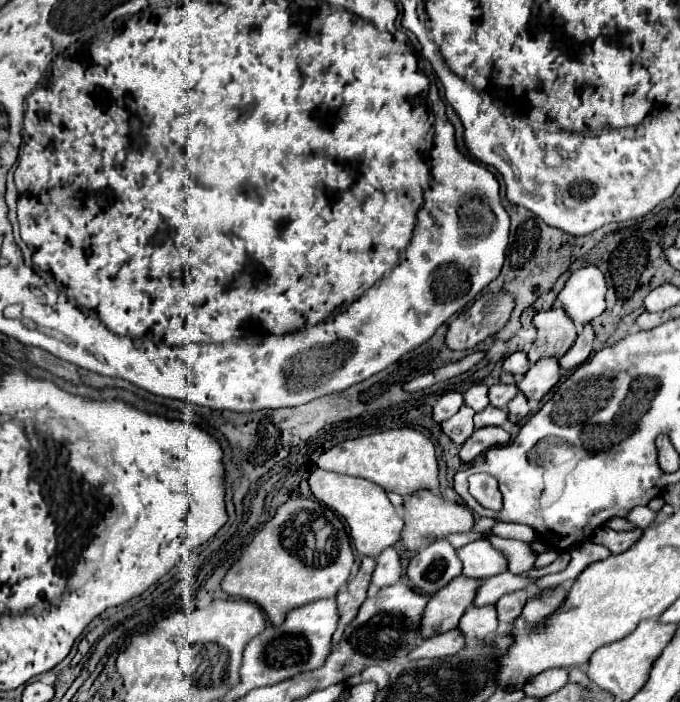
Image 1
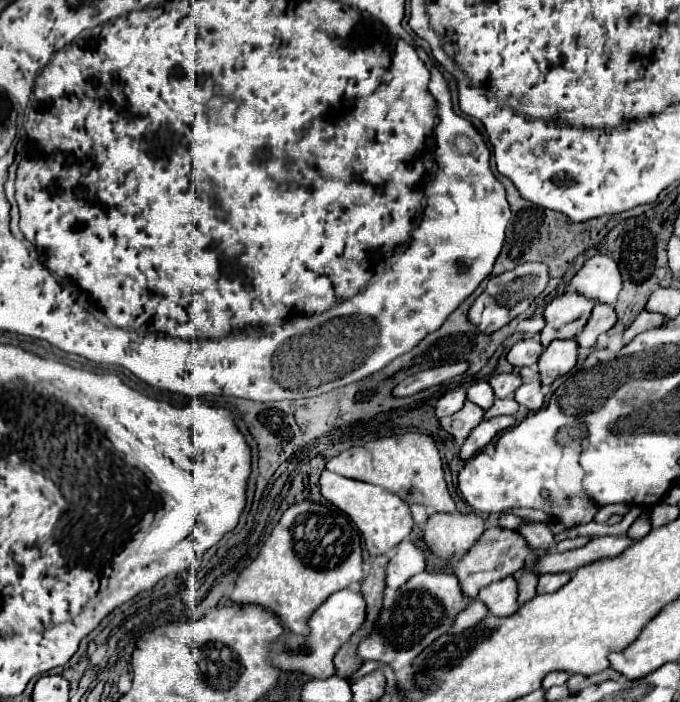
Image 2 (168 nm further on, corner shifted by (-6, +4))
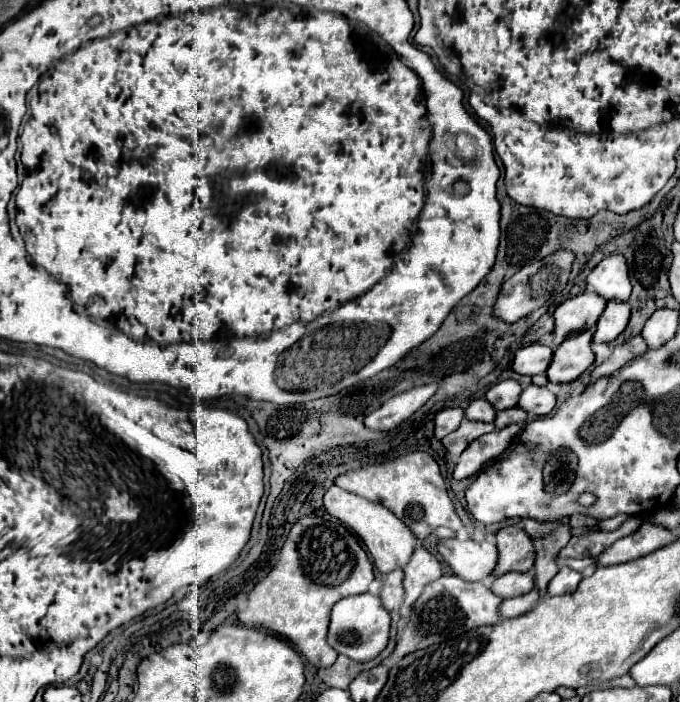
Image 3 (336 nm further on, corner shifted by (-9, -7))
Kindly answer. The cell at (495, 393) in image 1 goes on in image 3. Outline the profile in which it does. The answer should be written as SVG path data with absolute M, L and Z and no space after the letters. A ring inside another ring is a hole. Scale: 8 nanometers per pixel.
M505 379L497 385L493 385L489 391L487 391L487 401L497 409L497 411L503 411L503 409L511 409L513 405L517 405L519 401L519 395L521 395L521 385L515 381L515 379Z

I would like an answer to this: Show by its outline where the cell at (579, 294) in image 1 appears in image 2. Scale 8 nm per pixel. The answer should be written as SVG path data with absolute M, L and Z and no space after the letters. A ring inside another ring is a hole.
M596 254L586 260L580 272L572 278L570 286L574 286L576 292L594 298L596 302L614 306L622 290L622 274L618 264L608 254Z

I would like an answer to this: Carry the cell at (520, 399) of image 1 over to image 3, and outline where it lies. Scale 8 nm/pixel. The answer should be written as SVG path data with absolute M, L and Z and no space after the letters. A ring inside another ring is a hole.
M529 385L521 393L519 407L523 411L527 411L529 415L549 415L553 411L553 407L555 407L555 395L545 387Z

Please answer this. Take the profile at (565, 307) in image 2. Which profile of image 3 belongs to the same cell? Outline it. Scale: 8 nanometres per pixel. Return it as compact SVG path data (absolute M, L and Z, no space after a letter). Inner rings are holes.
M581 293L577 297L563 301L555 309L555 331L553 331L555 339L553 339L553 345L557 347L567 337L591 329L597 323L599 315L603 313L605 305L607 305L607 301L601 299L595 293Z

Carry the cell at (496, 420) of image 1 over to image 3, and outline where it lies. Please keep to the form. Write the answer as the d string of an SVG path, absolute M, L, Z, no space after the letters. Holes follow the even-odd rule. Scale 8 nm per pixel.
M513 407L513 409L505 409L505 411L497 411L497 417L495 417L495 427L497 429L503 429L511 423L523 423L527 419L527 413L519 407Z

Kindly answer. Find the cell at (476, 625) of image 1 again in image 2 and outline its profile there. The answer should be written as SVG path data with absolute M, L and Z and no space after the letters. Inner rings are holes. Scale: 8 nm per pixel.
M502 578L498 582L492 582L480 590L478 598L490 608L490 614L510 616L520 606L518 604L518 580Z

